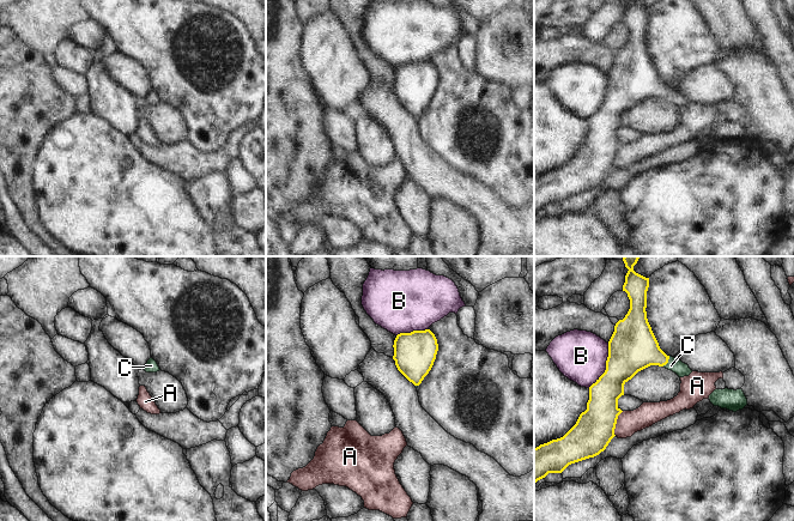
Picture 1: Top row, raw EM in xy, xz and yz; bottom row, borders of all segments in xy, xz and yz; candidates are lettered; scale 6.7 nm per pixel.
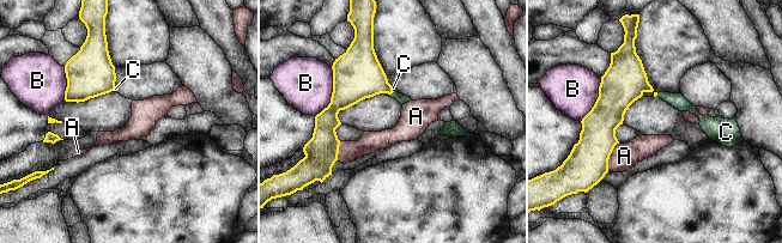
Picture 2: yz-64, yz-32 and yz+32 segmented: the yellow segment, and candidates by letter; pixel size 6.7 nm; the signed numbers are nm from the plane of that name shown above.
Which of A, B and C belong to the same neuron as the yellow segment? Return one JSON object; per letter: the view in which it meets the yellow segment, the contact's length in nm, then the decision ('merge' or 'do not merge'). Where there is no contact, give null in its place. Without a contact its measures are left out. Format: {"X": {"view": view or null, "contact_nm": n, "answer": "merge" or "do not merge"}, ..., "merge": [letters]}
{"A": {"view": "yz", "contact_nm": 180, "answer": "do not merge"}, "B": {"view": "yz", "contact_nm": 340, "answer": "do not merge"}, "C": {"view": "yz", "contact_nm": 90, "answer": "merge"}, "merge": ["C"]}

